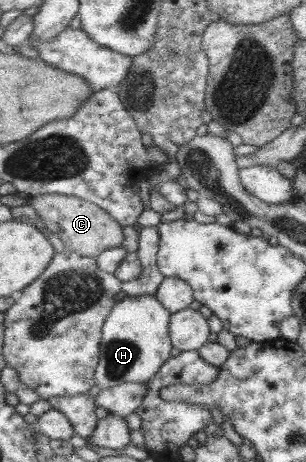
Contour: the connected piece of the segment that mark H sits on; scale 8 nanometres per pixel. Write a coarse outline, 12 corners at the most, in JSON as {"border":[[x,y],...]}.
{"border":[[127,295],[104,323],[99,388],[145,383],[171,357],[172,313]]}

